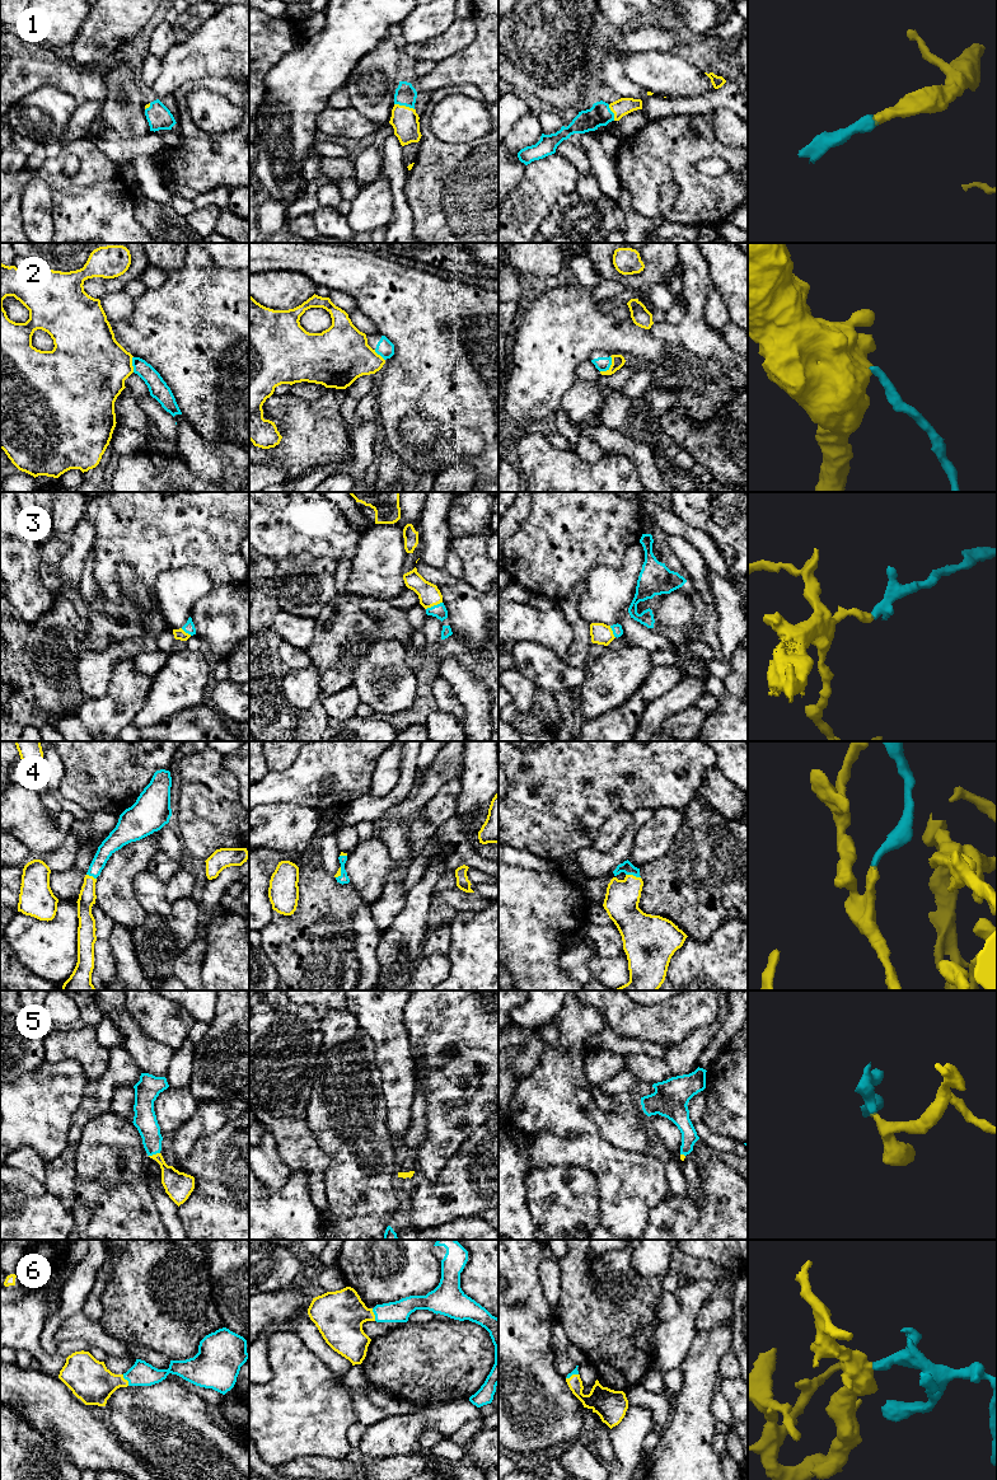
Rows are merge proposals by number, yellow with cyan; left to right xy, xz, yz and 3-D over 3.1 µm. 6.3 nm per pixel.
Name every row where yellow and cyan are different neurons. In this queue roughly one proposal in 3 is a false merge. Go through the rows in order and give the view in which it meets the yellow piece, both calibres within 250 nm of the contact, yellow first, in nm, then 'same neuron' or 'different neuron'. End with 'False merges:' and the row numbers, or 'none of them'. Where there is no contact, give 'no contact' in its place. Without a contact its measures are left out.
1: meets yellow in xz; 170 nm thick on the yellow side, 140 nm on the other; same neuron
2: meets yellow in yz; 80 nm thick on the yellow side, 90 nm on the other; different neuron
3: meets yellow in xz; 140 nm thick on the yellow side, 90 nm on the other; same neuron
4: meets yellow in yz; 220 nm thick on the yellow side, 80 nm on the other; same neuron
5: meets yellow in xy; 180 nm thick on the yellow side, 140 nm on the other; same neuron
6: meets yellow in xy; 260 nm thick on the yellow side, 160 nm on the other; same neuron
False merges: 2

